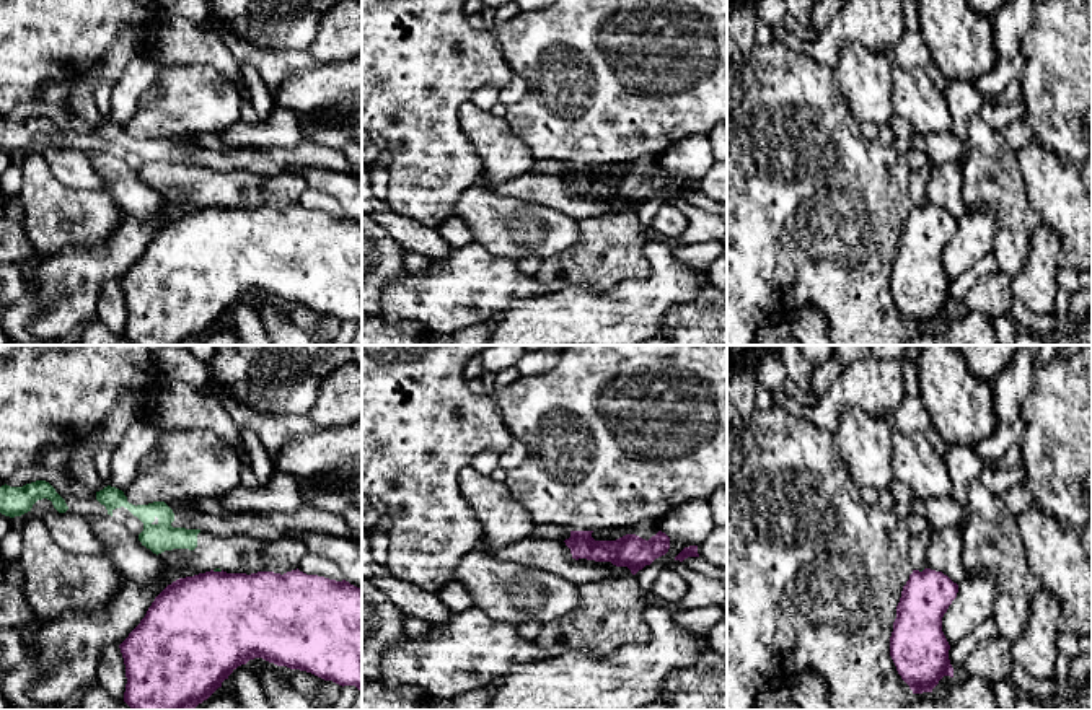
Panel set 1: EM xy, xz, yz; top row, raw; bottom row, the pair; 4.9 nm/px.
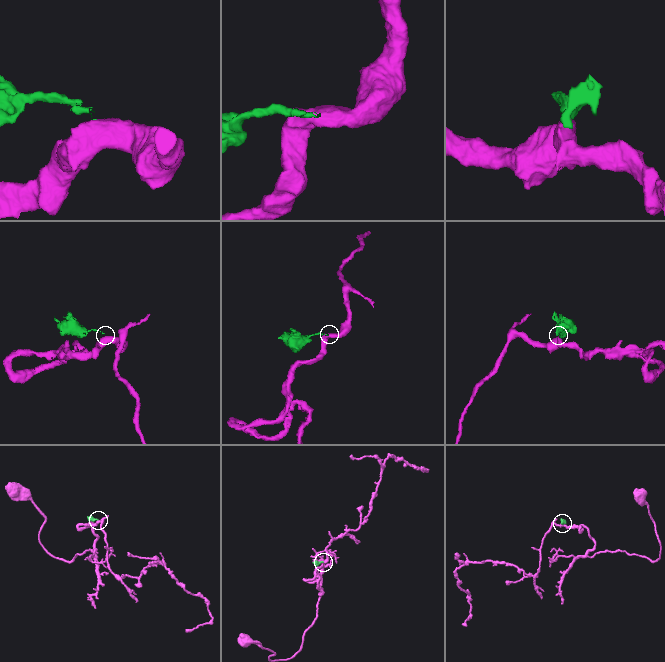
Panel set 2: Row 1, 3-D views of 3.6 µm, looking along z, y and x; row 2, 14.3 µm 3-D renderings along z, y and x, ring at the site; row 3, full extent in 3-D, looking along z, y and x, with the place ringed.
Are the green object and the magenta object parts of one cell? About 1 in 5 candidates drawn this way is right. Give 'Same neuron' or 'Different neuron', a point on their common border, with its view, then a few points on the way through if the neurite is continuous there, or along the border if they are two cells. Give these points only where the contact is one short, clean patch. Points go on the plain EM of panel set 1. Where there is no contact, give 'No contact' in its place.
Different neuron. Touches green at xy (217, 205). Boundary: xy (212, 205), (222, 205)

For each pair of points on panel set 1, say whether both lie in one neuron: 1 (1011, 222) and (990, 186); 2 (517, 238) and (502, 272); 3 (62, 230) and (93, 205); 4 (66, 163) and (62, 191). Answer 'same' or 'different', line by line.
1: same
2: different
3: same
4: different

